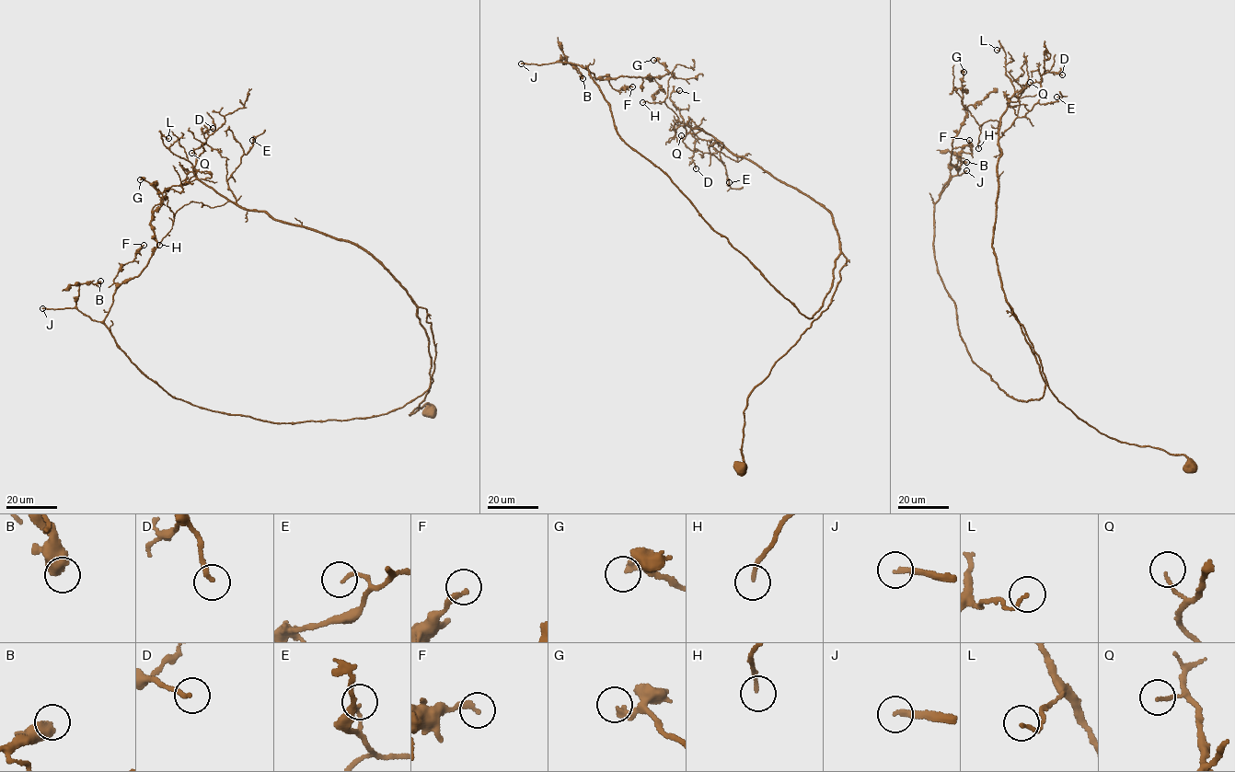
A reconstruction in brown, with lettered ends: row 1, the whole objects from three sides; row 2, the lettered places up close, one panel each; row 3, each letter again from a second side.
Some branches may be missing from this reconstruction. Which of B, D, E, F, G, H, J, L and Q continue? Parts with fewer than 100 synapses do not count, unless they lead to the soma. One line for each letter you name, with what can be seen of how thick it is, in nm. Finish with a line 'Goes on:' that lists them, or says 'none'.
J: Thickness 200 nm
Goes on: J

